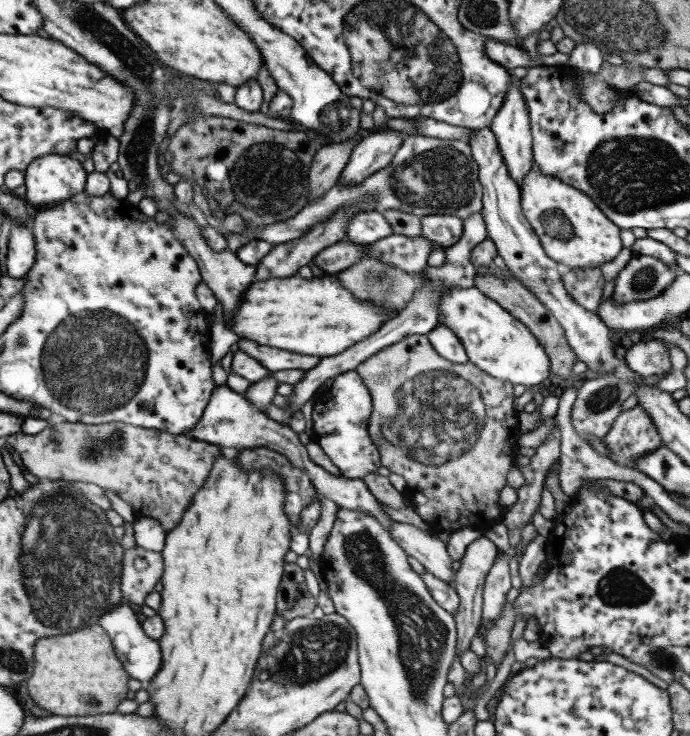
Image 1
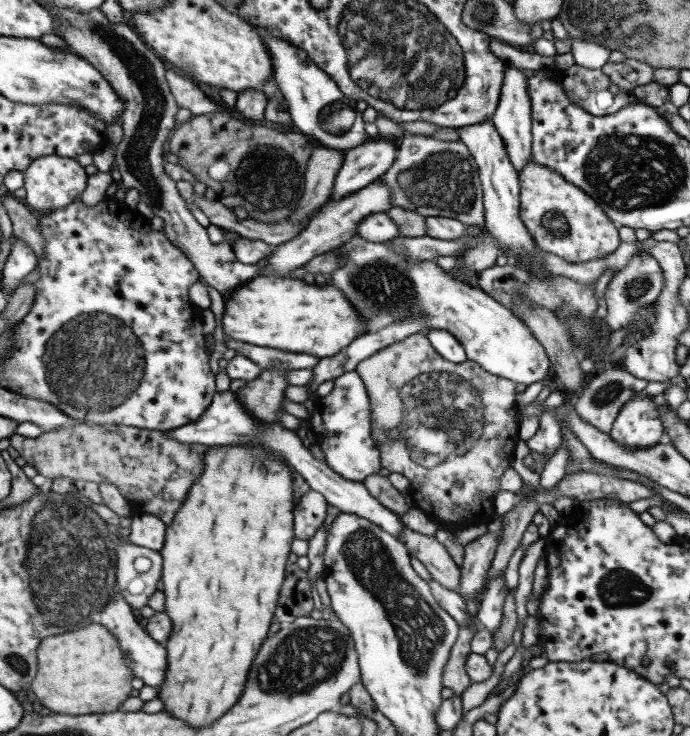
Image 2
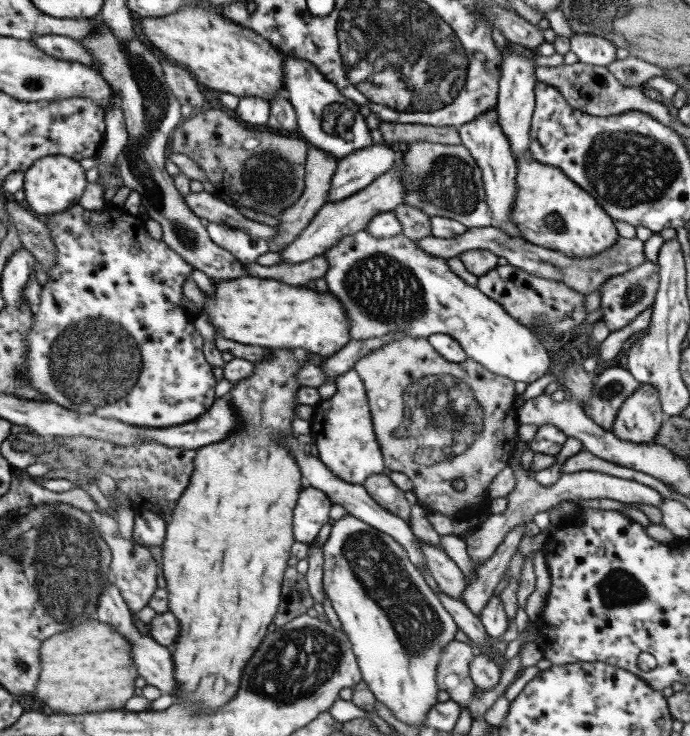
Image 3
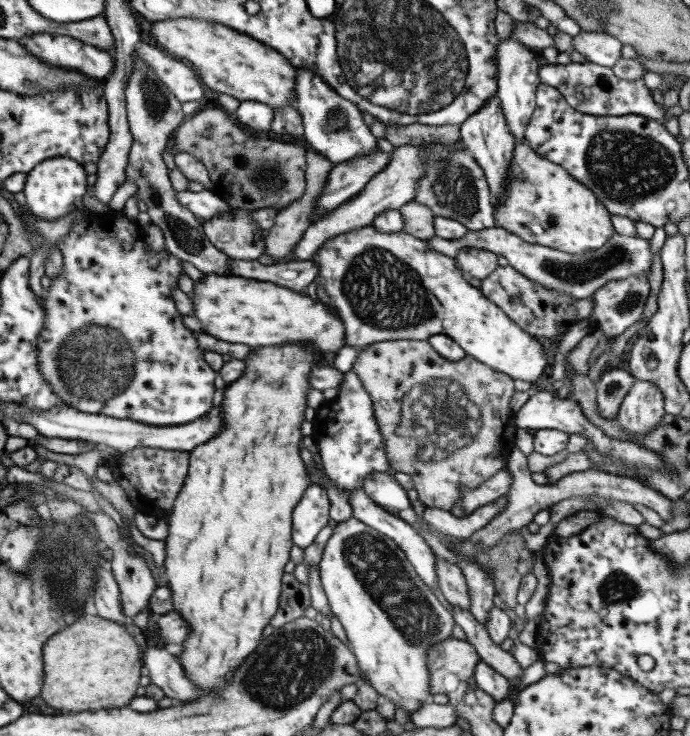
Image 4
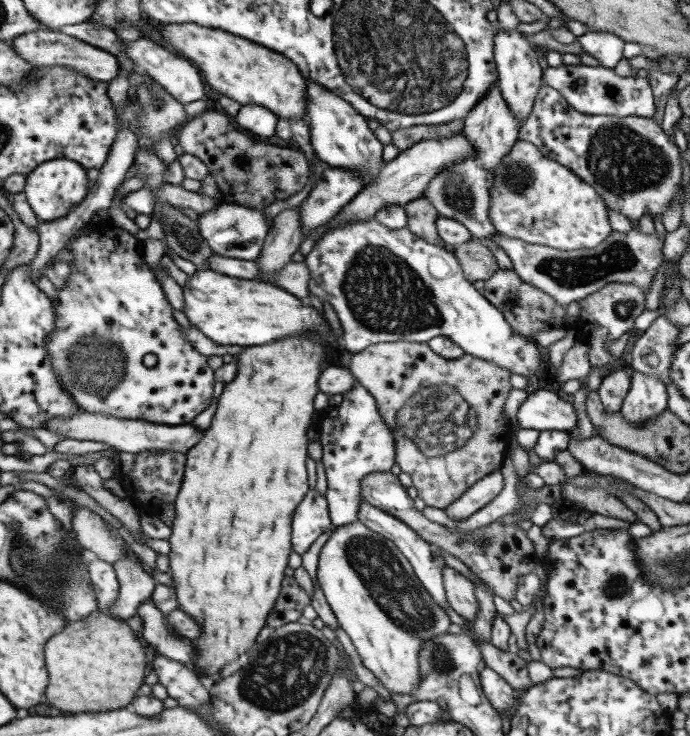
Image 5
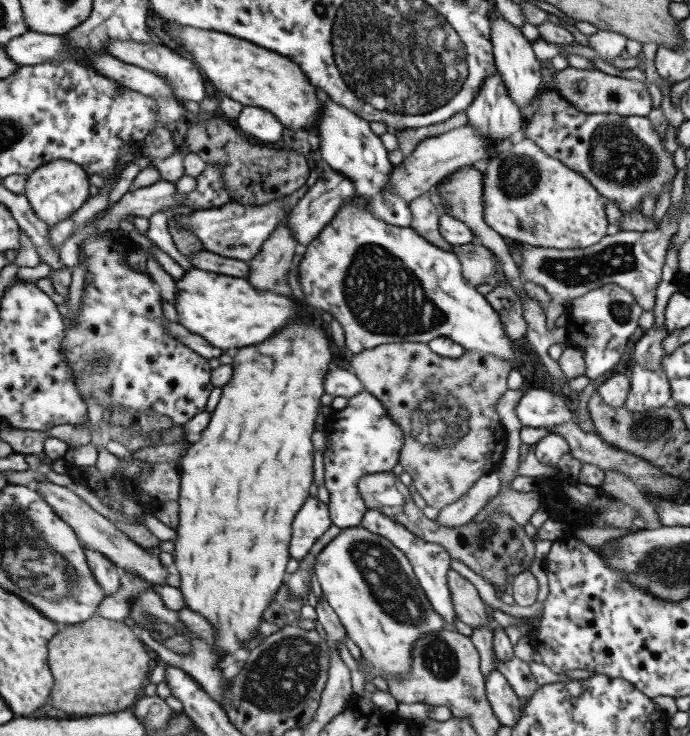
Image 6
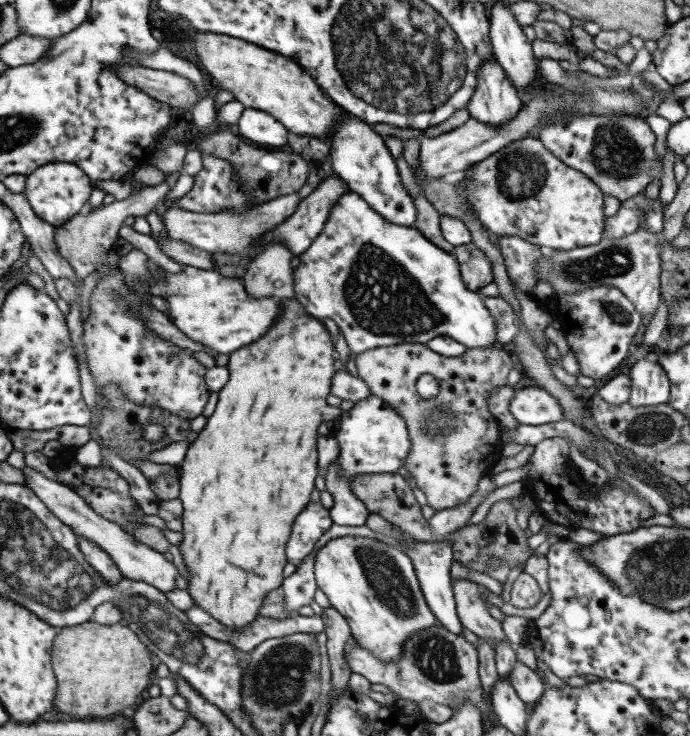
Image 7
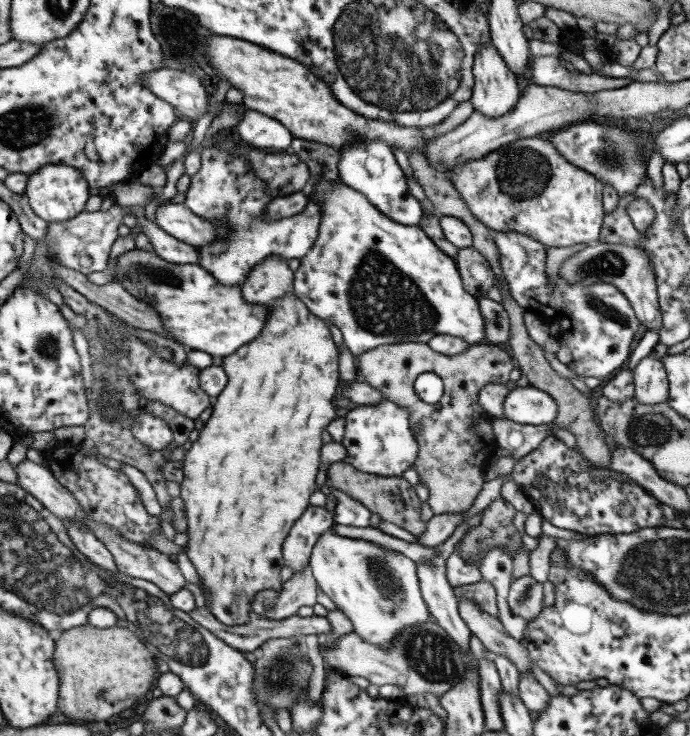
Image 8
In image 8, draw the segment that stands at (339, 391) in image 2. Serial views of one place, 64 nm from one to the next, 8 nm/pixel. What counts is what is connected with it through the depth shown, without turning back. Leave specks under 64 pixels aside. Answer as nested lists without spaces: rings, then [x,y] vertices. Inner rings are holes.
[[[387,399],[377,404],[359,404],[354,409],[345,410],[344,431],[340,444],[346,450],[343,462],[349,463],[359,472],[377,476],[397,476],[413,466],[417,458],[417,441],[411,434],[407,409],[403,409]],[[326,483],[326,485],[329,487],[331,495],[337,500],[333,513],[333,522],[335,524],[343,524],[344,526],[354,528],[372,527],[370,524],[371,513],[367,511],[363,504],[352,500],[349,496],[332,488],[330,483]]]

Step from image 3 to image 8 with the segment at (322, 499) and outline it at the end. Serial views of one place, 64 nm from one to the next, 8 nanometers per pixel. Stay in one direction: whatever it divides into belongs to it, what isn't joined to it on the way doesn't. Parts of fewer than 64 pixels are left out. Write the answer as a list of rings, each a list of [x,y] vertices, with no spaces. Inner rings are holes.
[[[323,507],[308,508],[295,520],[295,523],[291,526],[287,537],[283,539],[281,546],[282,566],[287,566],[291,569],[291,573],[302,572],[308,566],[308,559],[310,558],[311,548],[315,545],[317,538],[321,534],[327,532],[335,524],[332,520],[331,514],[327,512]]]

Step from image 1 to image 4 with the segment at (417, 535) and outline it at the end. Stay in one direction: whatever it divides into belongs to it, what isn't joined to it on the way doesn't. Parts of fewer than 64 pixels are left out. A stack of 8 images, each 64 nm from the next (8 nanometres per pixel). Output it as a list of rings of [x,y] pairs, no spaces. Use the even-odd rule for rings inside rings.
[[[436,556],[435,575],[439,592],[443,594],[445,600],[461,610],[469,611],[469,593],[461,570]]]

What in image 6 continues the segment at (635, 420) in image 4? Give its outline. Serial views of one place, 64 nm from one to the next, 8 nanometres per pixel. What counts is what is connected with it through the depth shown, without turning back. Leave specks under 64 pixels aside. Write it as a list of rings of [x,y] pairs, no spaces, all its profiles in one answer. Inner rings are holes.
[[[635,363],[629,378],[629,392],[623,404],[625,409],[638,413],[670,404],[670,386],[664,371],[645,369]]]

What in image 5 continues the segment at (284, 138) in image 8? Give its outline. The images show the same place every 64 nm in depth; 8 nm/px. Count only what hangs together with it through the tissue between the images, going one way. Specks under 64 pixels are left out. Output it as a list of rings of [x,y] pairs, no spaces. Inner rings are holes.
[[[243,104],[234,116],[239,128],[251,132],[259,138],[269,139],[274,136],[277,116],[259,105]]]

